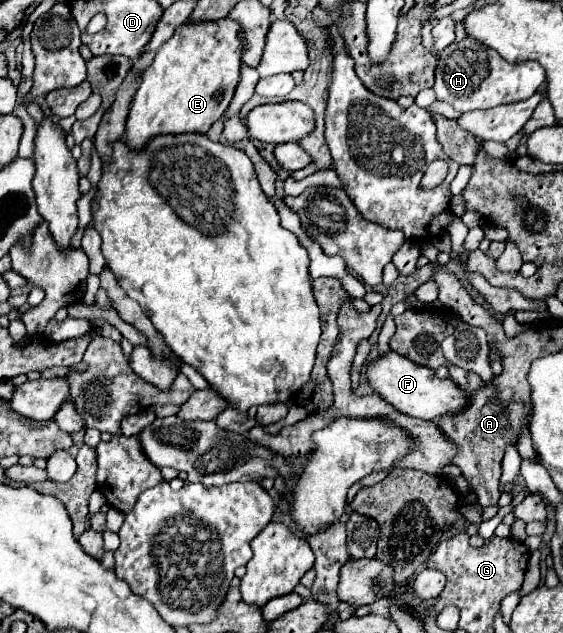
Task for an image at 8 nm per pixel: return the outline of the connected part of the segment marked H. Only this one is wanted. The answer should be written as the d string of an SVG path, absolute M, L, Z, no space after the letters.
M465 38L449 44L439 52L435 70L435 94L437 100L451 104L459 112L487 110L499 104L511 104L527 100L545 82L545 70L537 62L509 64L499 56L497 50L483 46L479 40Z

